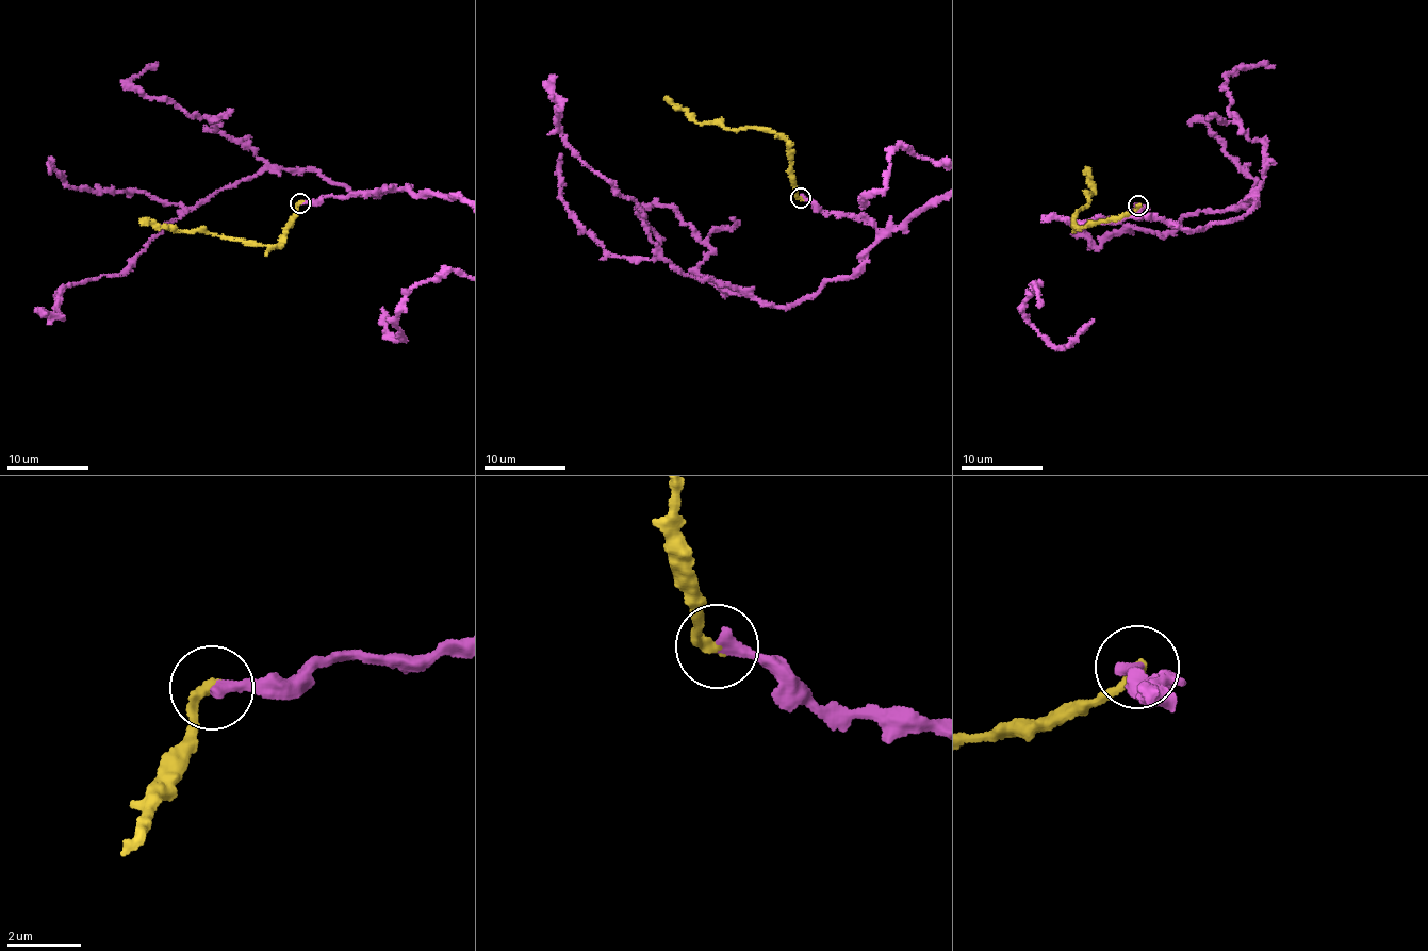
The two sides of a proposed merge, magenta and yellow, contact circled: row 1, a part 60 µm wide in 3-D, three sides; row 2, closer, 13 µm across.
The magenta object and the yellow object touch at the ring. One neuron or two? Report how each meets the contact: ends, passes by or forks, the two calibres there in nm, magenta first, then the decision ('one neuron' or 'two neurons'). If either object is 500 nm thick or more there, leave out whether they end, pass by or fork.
magenta ends there; yellow ends there; 360 nm thick on the magenta side, 300 nm on the other; one neuron

